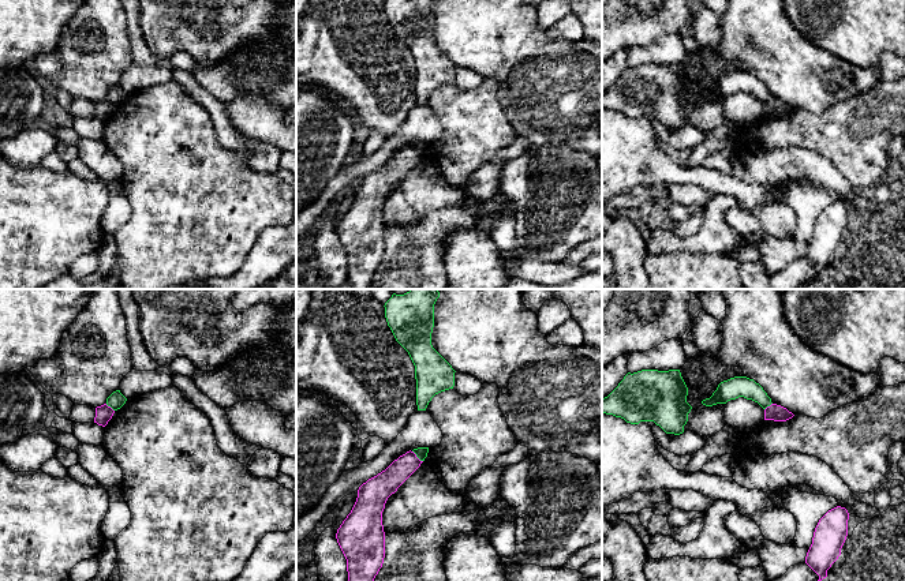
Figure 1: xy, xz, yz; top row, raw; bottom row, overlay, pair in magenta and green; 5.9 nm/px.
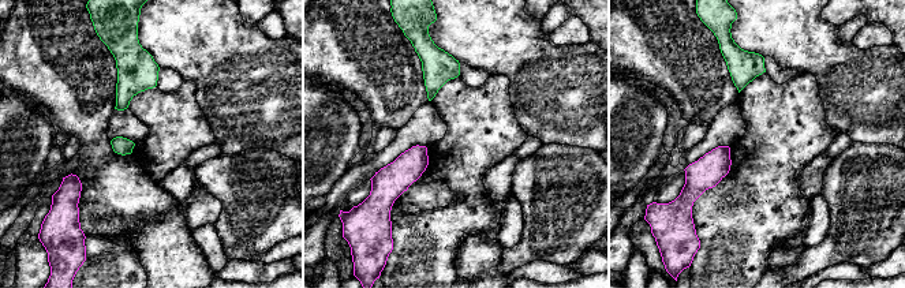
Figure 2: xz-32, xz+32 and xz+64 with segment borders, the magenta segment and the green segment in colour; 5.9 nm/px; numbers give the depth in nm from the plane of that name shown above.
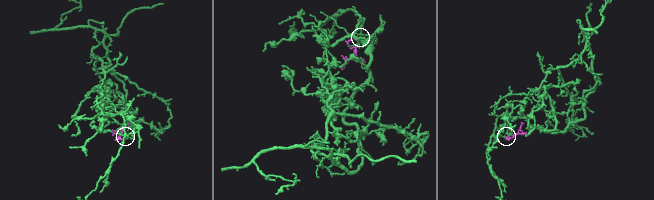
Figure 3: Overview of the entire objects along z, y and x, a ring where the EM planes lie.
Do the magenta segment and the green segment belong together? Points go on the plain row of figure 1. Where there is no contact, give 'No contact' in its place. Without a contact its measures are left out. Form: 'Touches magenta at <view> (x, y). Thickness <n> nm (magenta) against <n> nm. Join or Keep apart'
Touches magenta at xz (415, 150). Thickness 150 nm (magenta) against 70 nm. Keep apart

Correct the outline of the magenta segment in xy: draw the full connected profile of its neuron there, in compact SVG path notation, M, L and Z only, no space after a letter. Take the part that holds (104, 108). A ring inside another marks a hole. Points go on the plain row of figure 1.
M106 98L97 101L94 117L105 121L108 119L108 116L112 113L113 108L115 108L115 105L111 101L108 101Z

